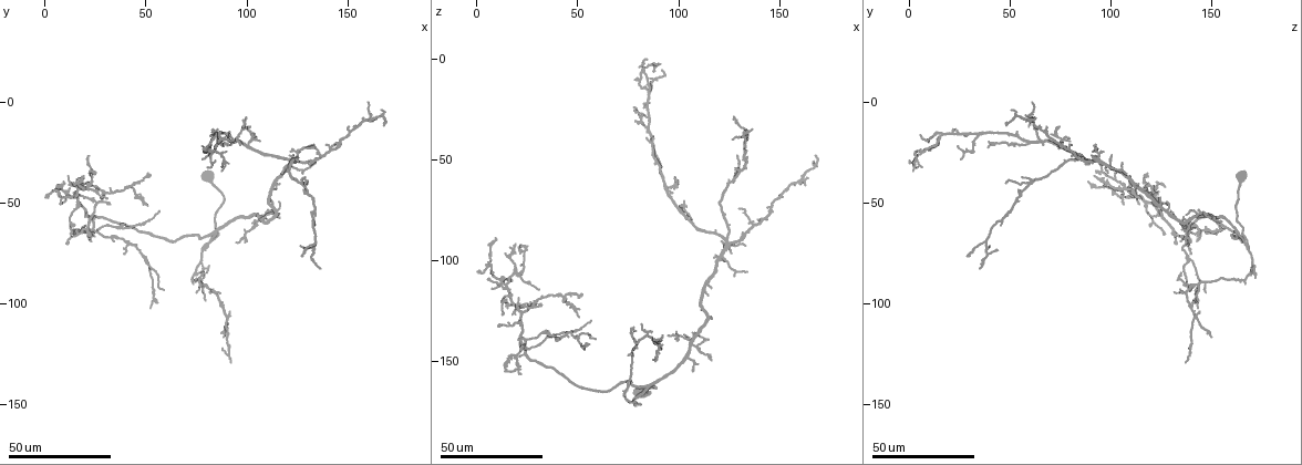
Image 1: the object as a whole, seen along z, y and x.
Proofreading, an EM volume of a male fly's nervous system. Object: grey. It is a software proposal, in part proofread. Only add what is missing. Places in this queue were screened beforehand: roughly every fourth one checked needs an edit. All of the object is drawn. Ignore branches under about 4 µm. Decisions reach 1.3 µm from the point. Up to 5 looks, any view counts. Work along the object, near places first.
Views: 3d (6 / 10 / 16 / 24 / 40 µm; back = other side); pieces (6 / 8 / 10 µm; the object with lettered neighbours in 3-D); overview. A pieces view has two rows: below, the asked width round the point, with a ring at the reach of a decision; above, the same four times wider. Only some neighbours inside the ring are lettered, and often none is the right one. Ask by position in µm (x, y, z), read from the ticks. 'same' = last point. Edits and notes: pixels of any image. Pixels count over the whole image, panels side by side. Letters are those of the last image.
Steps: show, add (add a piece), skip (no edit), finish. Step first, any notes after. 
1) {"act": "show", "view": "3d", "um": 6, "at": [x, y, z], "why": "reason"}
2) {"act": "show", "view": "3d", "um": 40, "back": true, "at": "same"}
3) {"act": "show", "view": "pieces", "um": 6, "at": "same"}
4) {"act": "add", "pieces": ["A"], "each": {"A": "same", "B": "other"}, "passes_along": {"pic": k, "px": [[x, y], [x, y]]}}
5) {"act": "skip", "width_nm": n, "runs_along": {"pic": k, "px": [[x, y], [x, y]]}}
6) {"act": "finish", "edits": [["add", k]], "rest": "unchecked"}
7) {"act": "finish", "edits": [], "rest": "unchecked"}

{"act": "show", "view": "3d", "um": 24, "at": [45, 71, 139], "why": "an open end"}

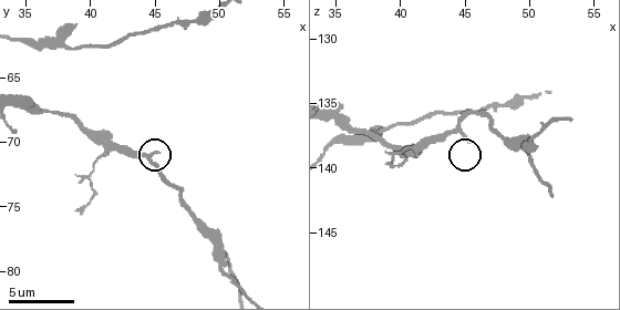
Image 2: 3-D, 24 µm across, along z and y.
{"act": "show", "view": "pieces", "um": 8, "at": [45.0, 70.8, 137.8]}

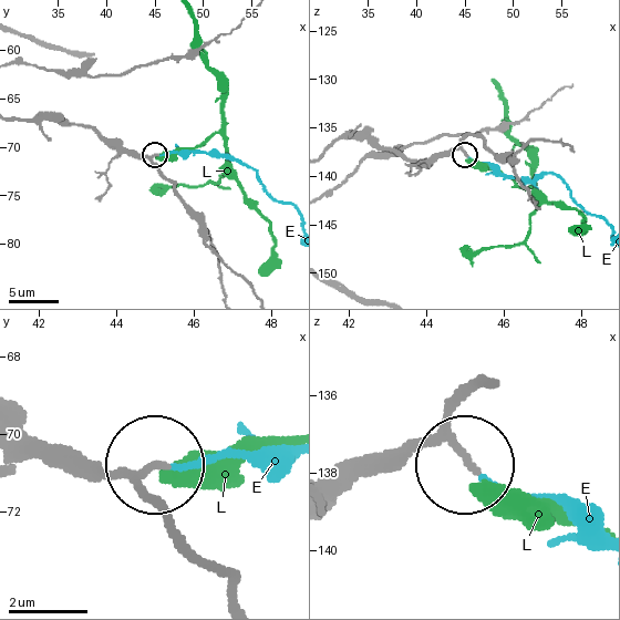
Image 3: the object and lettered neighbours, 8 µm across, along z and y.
{"act": "add", "pieces": ["E"], "each": {"E": "same", "L": "other"}, "passes_along": {"pic": 3, "px": [[132, 150], [146, 157], [230, 157], [290, 204]]}, "found": "the neuron continues"}

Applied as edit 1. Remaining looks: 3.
{"act": "show", "view": "3d", "um": 40, "at": [20, 37, 91], "why": "tapers out"}

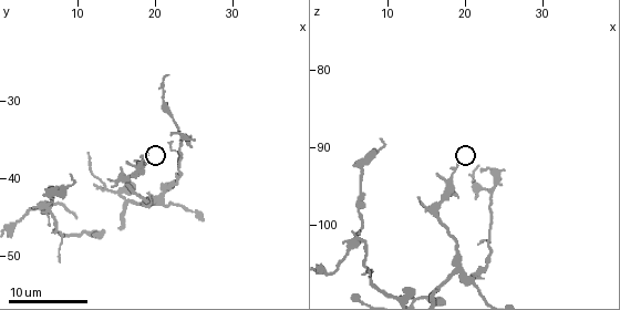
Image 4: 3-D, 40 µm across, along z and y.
{"act": "show", "view": "pieces", "um": 10, "at": [19.0, 37.0, 92.0]}

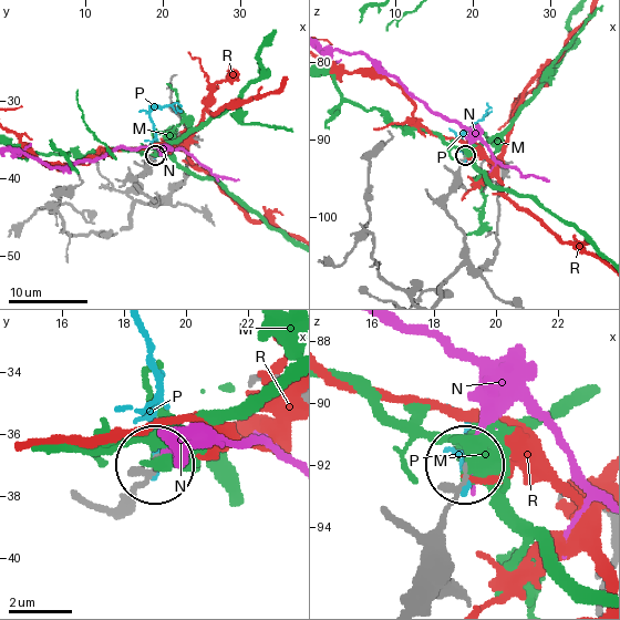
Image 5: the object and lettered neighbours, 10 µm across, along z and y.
{"act": "skip", "each": {"M": "other", "N": "other", "P": "other", "R": "other"}, "found": "no lettered piece goes on from it"}

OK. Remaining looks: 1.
{"act": "finish", "edits": [["add", 3]], "rest": "unchecked"}

